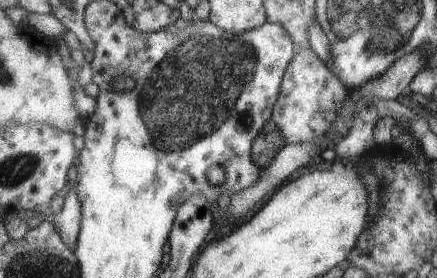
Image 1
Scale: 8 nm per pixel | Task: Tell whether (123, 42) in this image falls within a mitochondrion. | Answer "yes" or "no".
no

